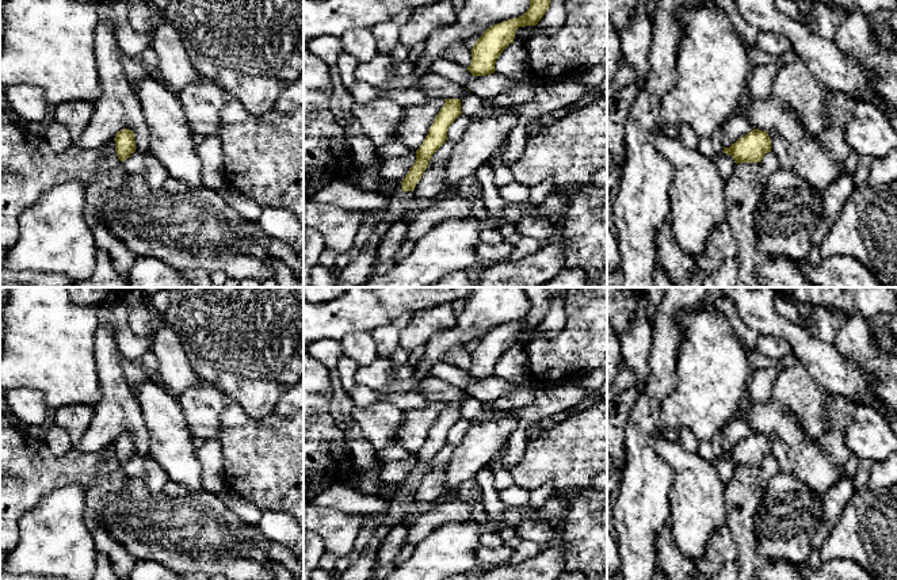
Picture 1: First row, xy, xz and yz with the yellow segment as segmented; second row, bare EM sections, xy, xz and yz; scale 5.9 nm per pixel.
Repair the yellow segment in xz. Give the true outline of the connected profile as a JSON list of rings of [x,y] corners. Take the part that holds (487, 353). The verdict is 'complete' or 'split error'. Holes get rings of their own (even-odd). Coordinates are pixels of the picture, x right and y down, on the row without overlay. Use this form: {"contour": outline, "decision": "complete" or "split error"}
{"contour": [[[523,287],[530,299],[527,314],[514,323],[488,331],[472,351],[472,365],[466,371],[473,379],[495,377],[495,367],[503,354],[514,346],[515,333],[537,329],[550,308],[547,287]]], "decision": "complete"}

